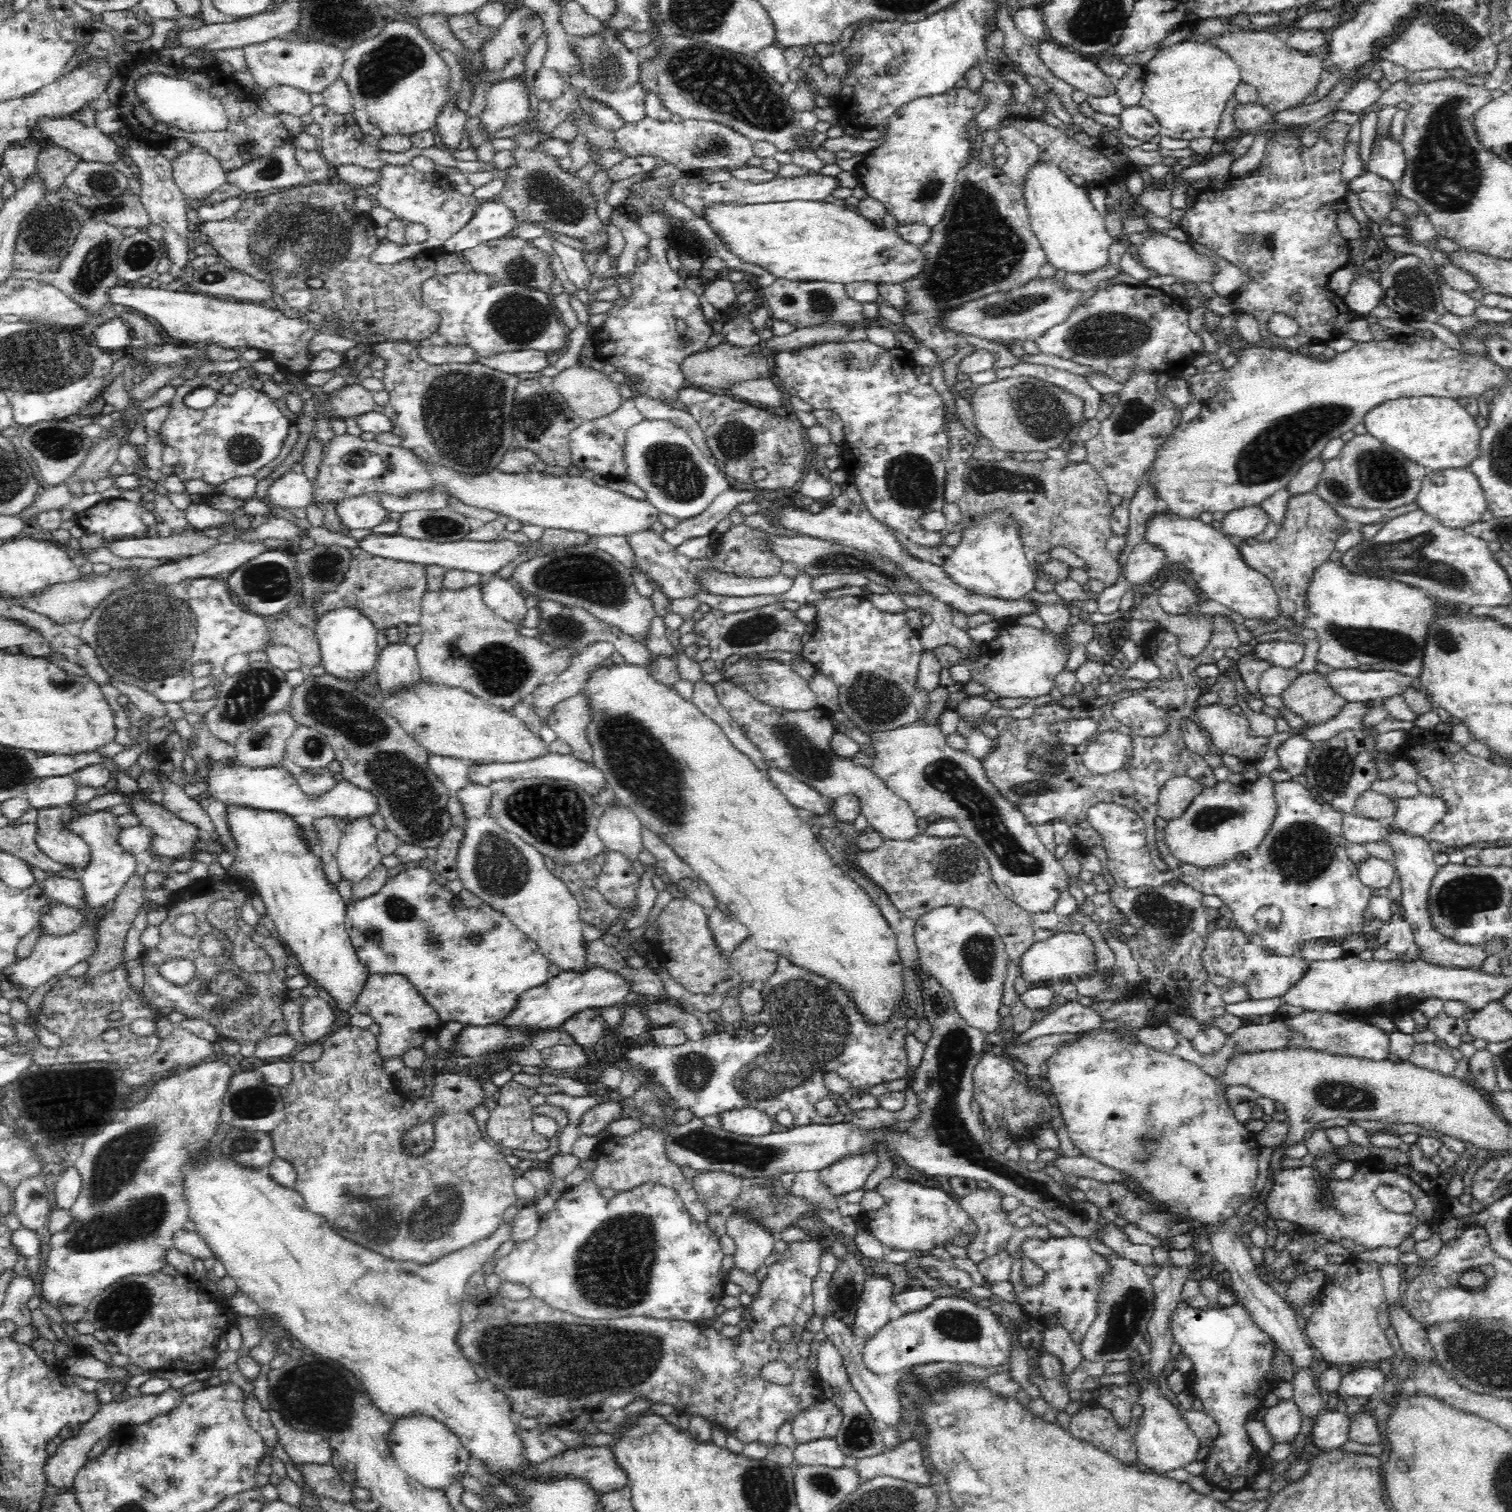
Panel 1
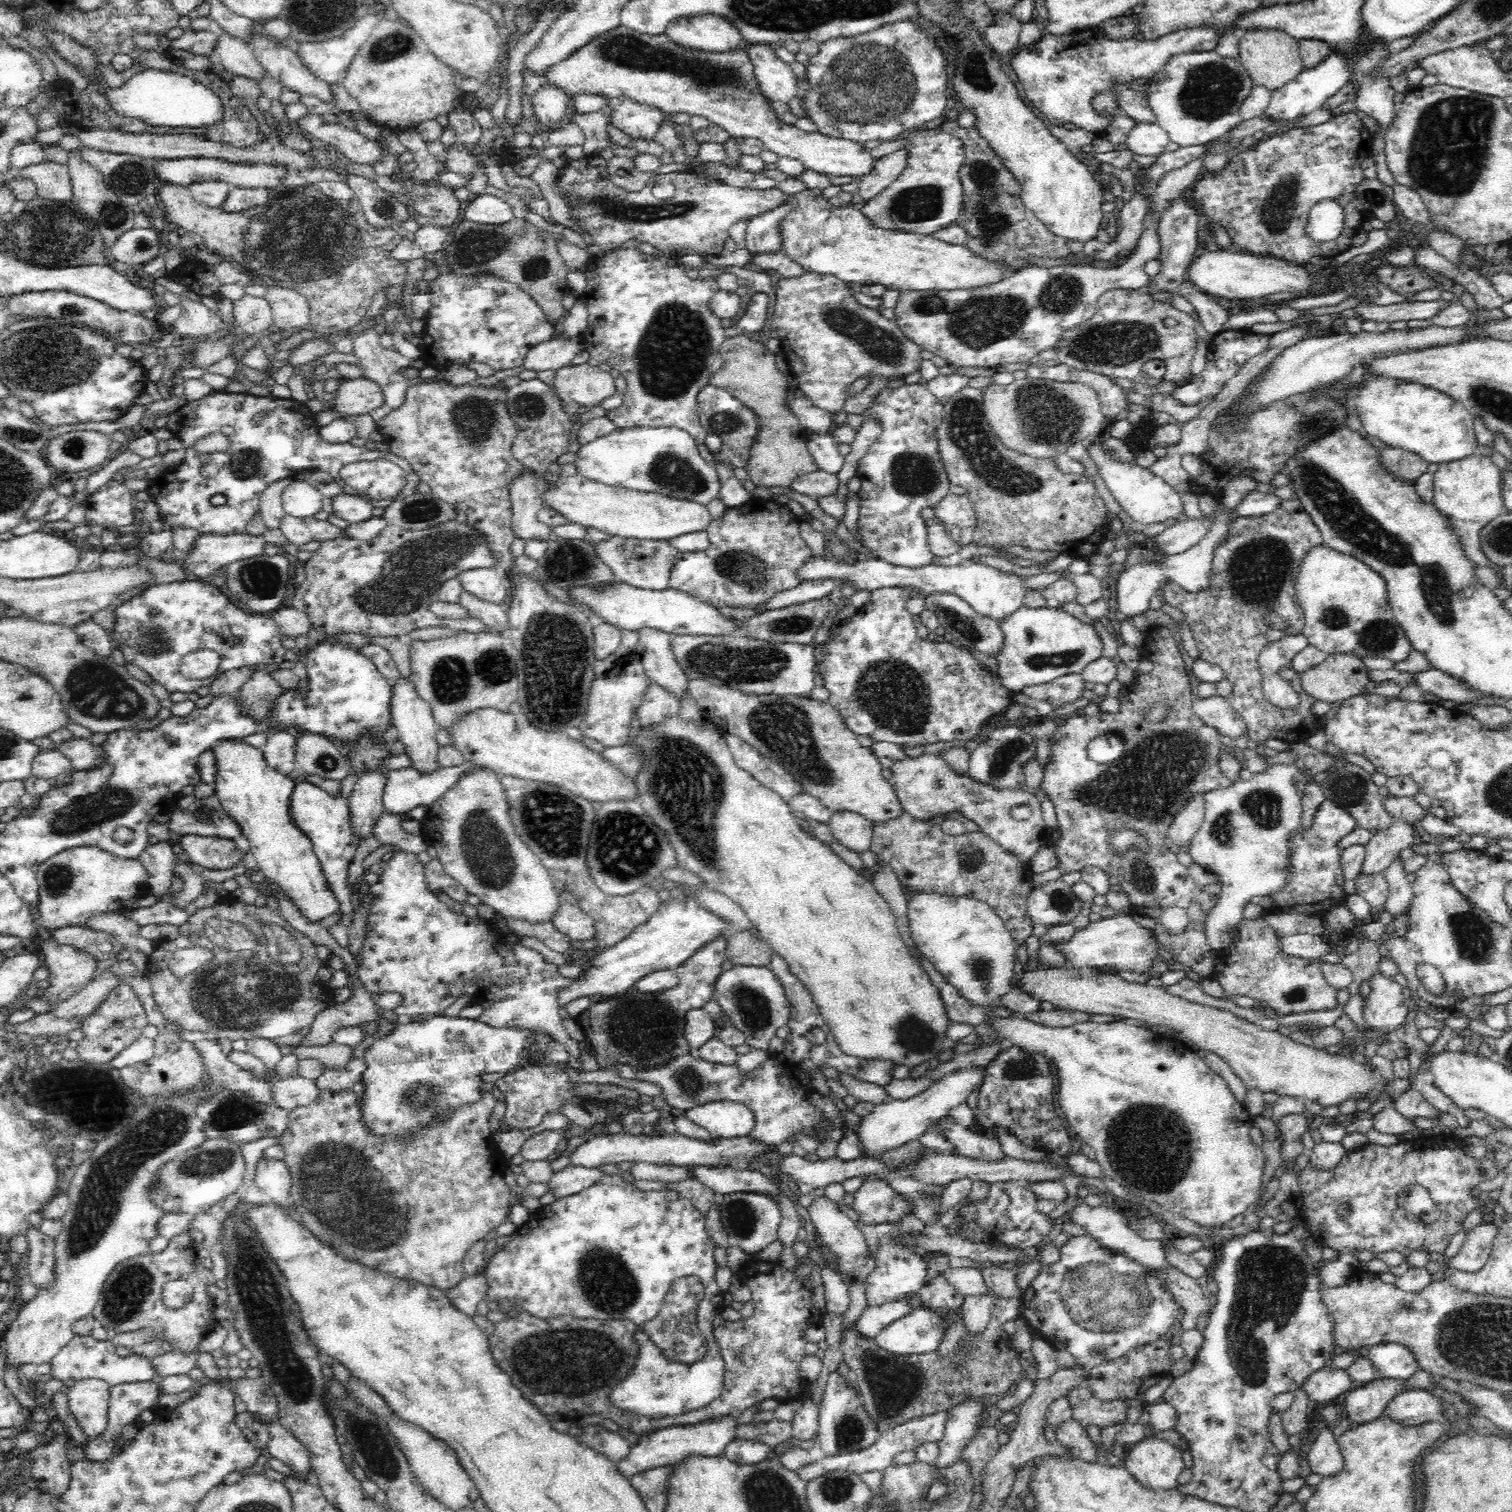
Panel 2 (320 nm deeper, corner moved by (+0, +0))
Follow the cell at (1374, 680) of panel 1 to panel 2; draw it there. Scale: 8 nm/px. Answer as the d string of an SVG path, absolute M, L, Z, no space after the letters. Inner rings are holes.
M1428 667L1422 672L1412 673L1412 684L1424 692L1436 694L1440 699L1454 701L1457 705L1466 703L1478 703L1483 696L1475 694L1467 686L1463 686L1451 676L1440 670Z

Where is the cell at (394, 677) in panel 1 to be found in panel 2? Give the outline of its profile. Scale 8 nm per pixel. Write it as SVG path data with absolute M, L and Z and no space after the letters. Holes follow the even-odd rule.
M400 674L396 677L396 680L392 682L389 702L392 726L398 731L398 741L406 746L406 755L410 757L412 768L421 772L438 770L440 764L437 764L437 754L440 746L436 740L436 732L441 728L436 725L431 705L420 698L420 693L416 690L410 676Z

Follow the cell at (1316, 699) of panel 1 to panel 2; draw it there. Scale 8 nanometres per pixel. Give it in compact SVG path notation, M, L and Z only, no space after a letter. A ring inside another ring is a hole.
M1349 654L1327 656L1322 664L1303 672L1301 688L1314 700L1334 704L1369 692L1372 687L1368 667L1362 658Z

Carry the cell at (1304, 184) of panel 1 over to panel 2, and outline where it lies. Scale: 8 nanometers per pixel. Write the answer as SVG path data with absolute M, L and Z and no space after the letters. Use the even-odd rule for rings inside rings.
M1352 111L1334 115L1322 125L1292 128L1282 136L1266 136L1253 147L1230 154L1228 164L1218 172L1201 175L1190 187L1188 200L1199 214L1226 229L1232 250L1238 253L1281 259L1298 267L1304 267L1314 256L1337 257L1352 247L1352 238L1360 232L1358 226L1362 226L1362 218L1358 218L1358 213L1356 216L1346 214L1340 237L1326 243L1316 243L1306 235L1306 221L1310 209L1318 202L1326 198L1338 200L1344 194L1356 192L1358 184L1365 179L1360 170L1361 160L1372 156L1368 138L1361 118Z

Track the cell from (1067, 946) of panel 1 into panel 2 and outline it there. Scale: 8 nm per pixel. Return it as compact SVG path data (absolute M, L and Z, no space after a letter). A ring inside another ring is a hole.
M1117 914L1109 918L1102 918L1097 922L1089 922L1084 928L1078 928L1067 941L1050 941L1050 946L1058 950L1065 958L1066 963L1072 968L1092 968L1101 971L1130 970L1130 972L1144 973L1152 968L1152 962L1160 957L1158 948L1160 944L1152 931L1143 928L1136 922L1132 914Z

